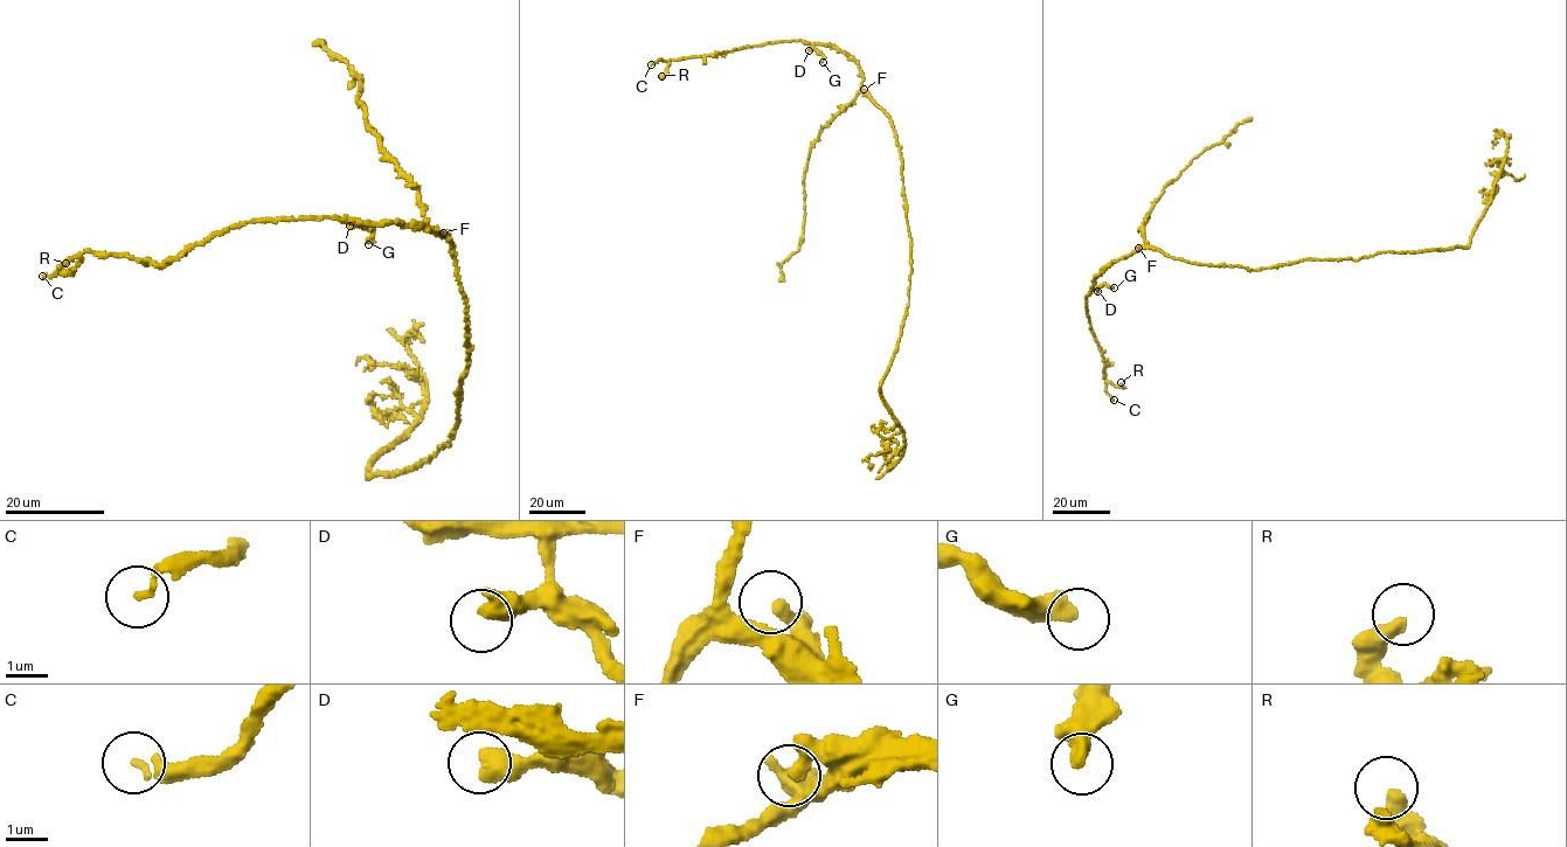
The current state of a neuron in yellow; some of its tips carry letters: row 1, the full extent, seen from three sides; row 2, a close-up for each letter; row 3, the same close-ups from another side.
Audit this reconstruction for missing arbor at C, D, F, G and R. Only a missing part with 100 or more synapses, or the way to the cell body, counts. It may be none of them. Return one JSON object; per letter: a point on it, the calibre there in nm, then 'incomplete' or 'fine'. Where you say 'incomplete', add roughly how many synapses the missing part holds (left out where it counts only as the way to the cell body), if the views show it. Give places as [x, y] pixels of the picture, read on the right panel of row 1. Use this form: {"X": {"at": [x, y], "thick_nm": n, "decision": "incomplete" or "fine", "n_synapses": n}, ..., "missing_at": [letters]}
{"C": {"at": [1114, 400], "thick_nm": 130, "decision": "incomplete", "n_synapses": 100}, "D": {"at": [1097, 291], "thick_nm": 550, "decision": "fine"}, "F": {"at": [1138, 248], "thick_nm": 340, "decision": "fine"}, "G": {"at": [1114, 287], "thick_nm": 440, "decision": "fine"}, "R": {"at": [1121, 382], "thick_nm": 440, "decision": "fine"}, "missing_at": ["C"]}

